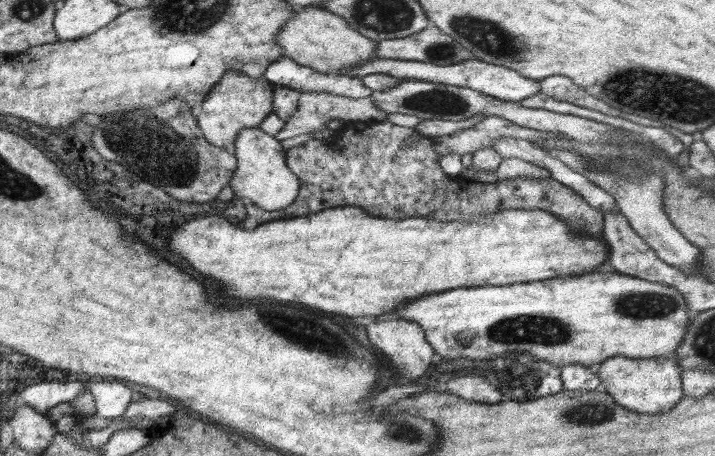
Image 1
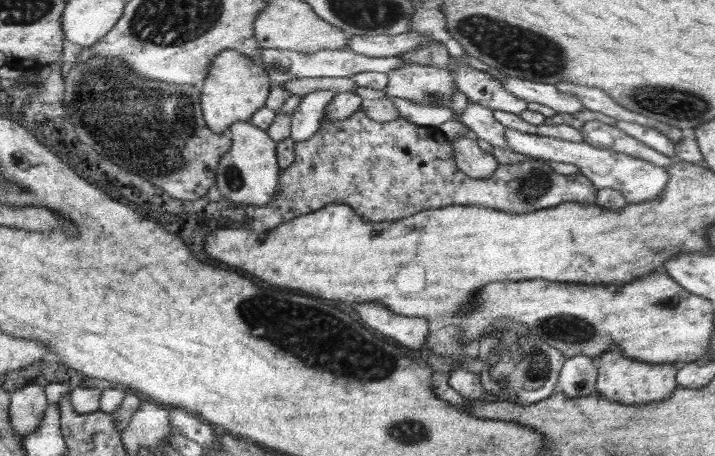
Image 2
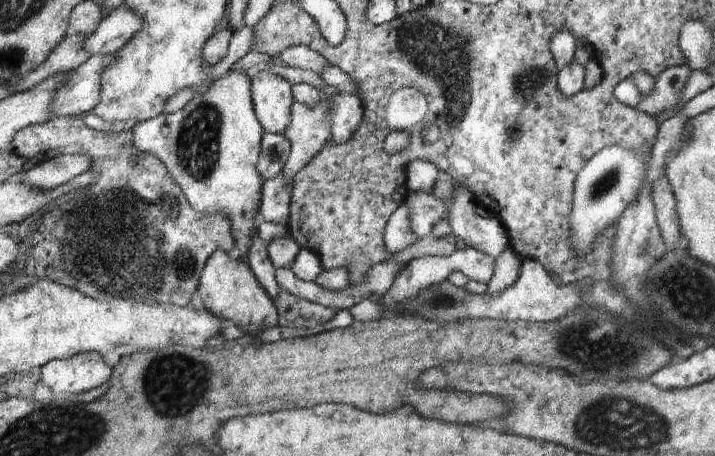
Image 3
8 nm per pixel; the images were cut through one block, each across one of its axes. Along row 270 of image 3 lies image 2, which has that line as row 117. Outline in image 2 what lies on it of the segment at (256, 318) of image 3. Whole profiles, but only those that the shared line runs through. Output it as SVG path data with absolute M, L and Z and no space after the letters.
M222 50L212 60L208 75L201 84L201 107L206 125L216 134L227 134L234 122L250 122L252 115L265 106L271 84L258 62L244 57L237 50Z

